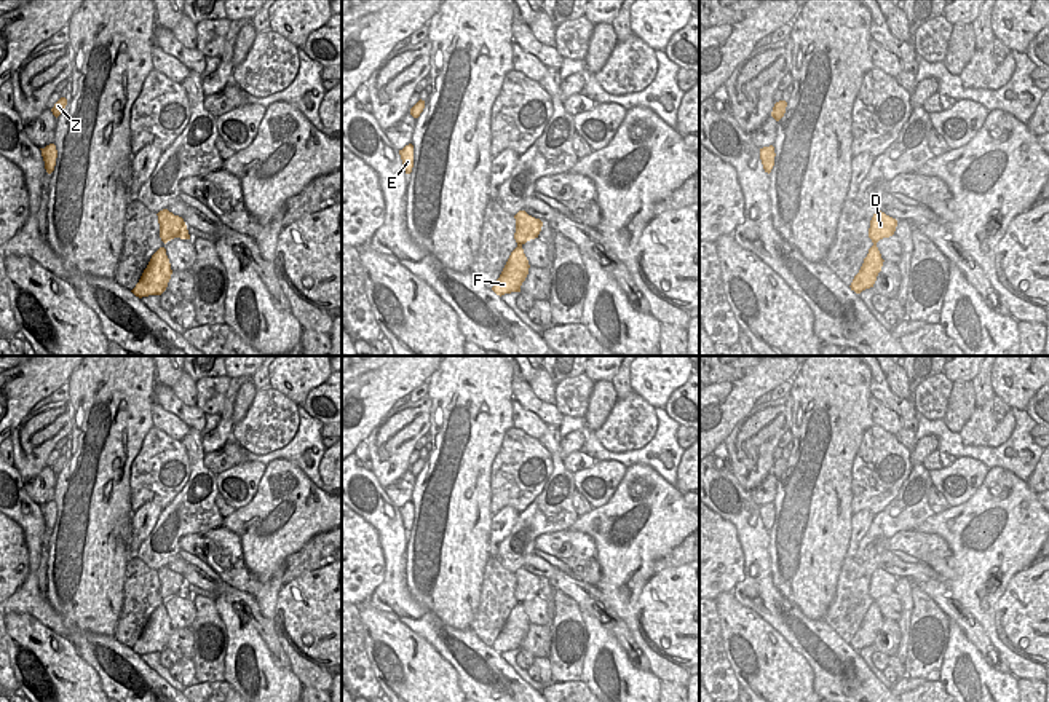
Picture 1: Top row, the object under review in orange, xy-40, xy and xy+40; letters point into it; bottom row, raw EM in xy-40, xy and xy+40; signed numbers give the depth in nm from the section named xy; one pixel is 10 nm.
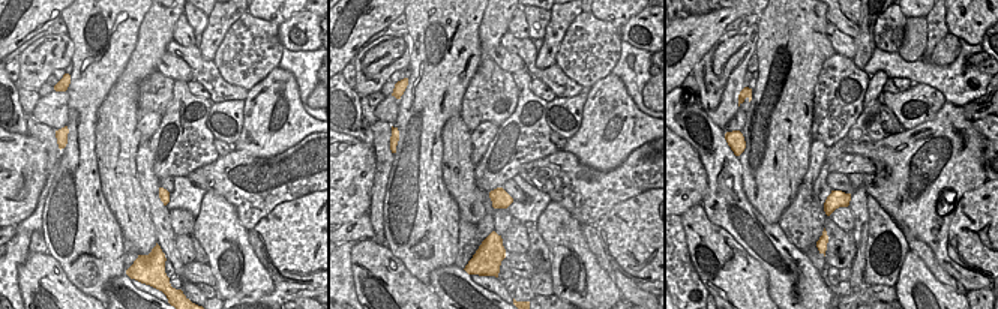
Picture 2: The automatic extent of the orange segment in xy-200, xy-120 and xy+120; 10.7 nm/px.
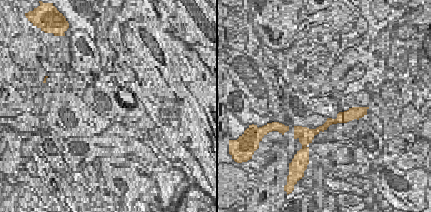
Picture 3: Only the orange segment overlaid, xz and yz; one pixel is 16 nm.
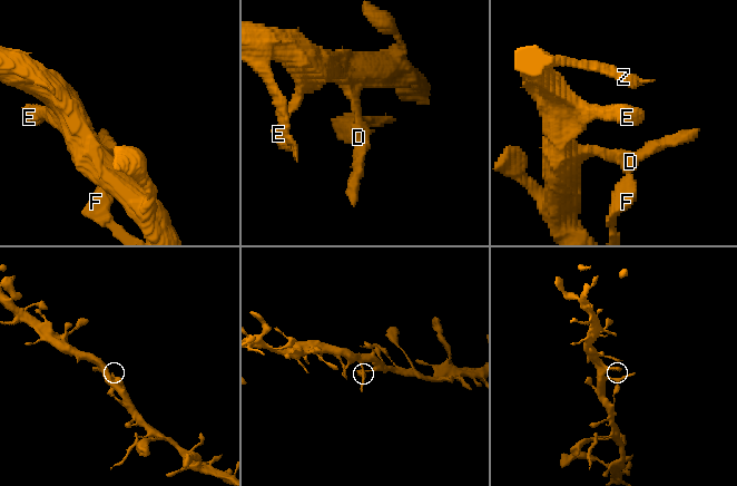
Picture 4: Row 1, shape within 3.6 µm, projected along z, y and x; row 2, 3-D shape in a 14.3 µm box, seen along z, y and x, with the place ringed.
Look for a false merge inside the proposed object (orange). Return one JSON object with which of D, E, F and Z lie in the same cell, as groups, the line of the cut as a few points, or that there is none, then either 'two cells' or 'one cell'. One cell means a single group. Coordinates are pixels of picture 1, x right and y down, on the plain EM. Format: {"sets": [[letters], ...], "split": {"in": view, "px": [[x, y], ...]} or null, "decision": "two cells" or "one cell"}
{"sets": [["D", "E", "F", "Z"]], "split": null, "decision": "one cell"}

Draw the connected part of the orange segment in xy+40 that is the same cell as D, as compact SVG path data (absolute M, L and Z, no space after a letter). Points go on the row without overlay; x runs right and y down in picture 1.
M877 568L870 578L870 586L869 586L869 595L872 597L873 603L869 606L867 614L864 616L864 621L859 627L859 630L854 633L851 640L851 648L856 651L861 651L865 646L873 645L878 630L881 629L883 624L883 616L881 611L877 605L877 600L883 595L889 595L894 592L897 584L897 578L886 573L881 568Z

